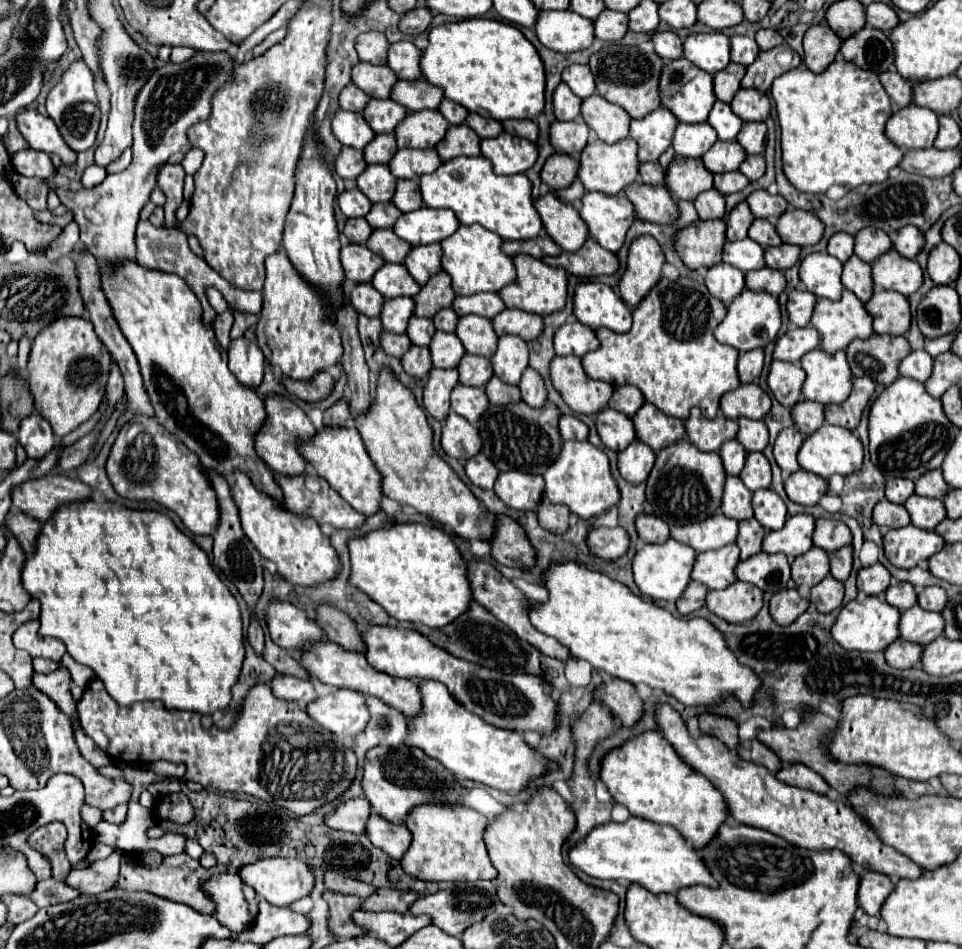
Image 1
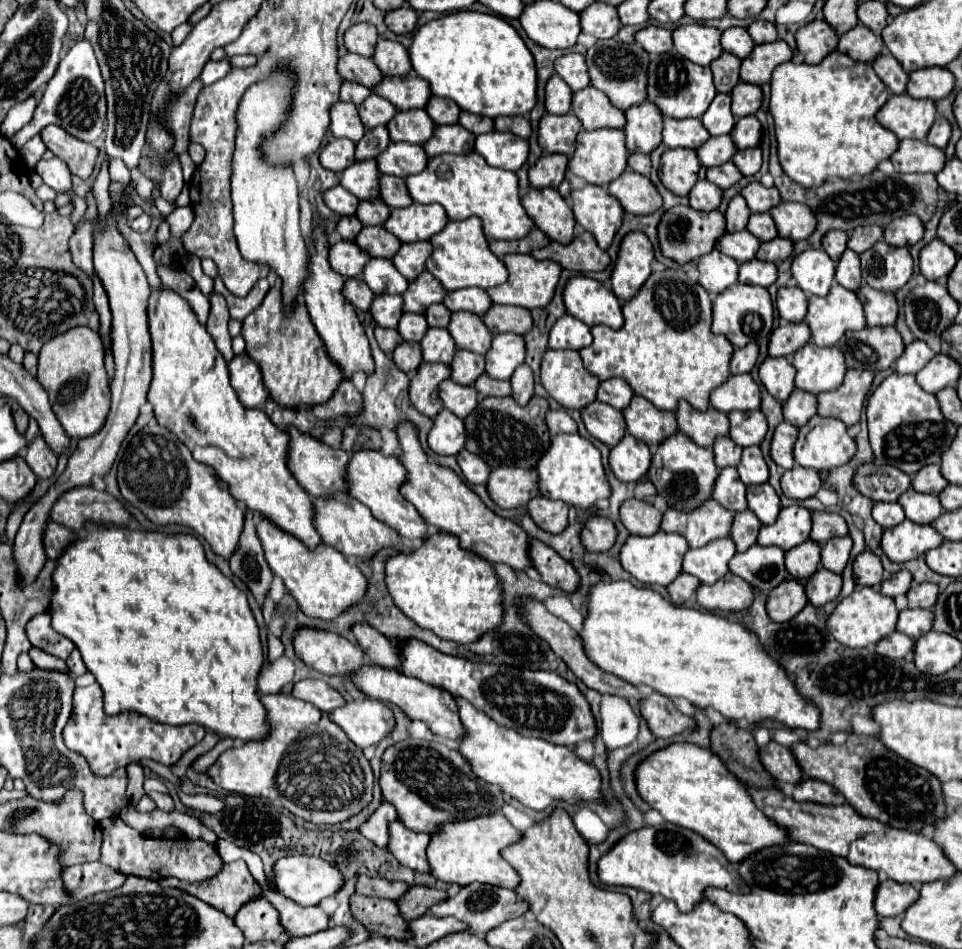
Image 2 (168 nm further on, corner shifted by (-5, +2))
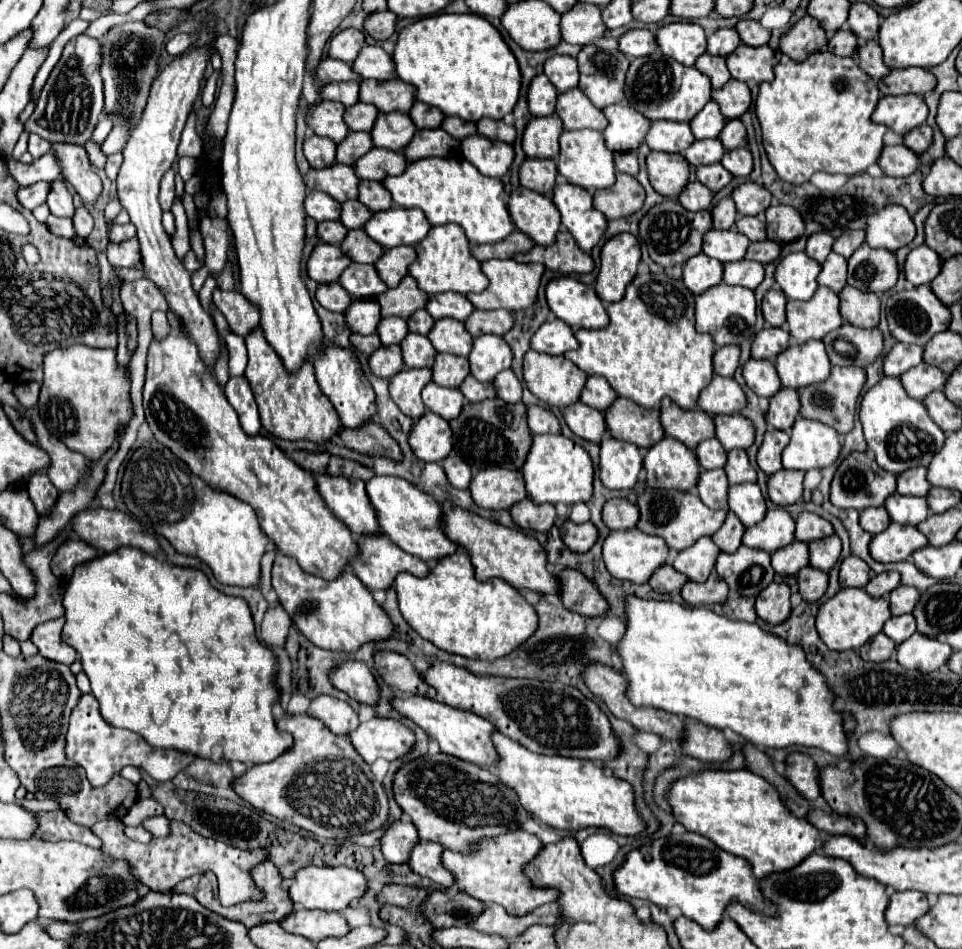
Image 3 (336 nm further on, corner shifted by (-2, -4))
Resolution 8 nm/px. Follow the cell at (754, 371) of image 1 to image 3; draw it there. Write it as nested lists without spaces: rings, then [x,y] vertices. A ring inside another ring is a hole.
[[[739,346],[717,348],[715,350],[715,356],[713,356],[715,374],[731,378],[735,374],[735,370],[739,368],[739,356],[741,356],[741,348]]]

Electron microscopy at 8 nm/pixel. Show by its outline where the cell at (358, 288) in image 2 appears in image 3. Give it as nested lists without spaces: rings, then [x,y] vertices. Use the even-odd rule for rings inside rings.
[[[339,282],[321,284],[317,288],[317,300],[321,302],[323,308],[327,308],[331,312],[345,312],[345,308],[349,308],[349,302],[353,302],[349,292],[343,292]]]

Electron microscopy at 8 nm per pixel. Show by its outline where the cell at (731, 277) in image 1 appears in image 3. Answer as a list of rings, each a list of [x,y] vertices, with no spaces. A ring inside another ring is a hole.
[[[701,252],[701,254],[697,254],[697,256],[693,256],[685,262],[683,280],[685,280],[685,286],[693,294],[707,292],[709,288],[721,284],[721,280],[723,280],[723,262],[713,260],[713,258],[709,258]]]

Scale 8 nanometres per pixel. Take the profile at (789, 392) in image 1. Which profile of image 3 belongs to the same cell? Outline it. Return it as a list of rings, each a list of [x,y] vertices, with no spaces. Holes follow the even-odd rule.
[[[749,360],[743,366],[743,376],[747,386],[763,398],[775,396],[781,390],[781,382],[777,380],[777,372],[773,372],[773,362],[769,360]]]

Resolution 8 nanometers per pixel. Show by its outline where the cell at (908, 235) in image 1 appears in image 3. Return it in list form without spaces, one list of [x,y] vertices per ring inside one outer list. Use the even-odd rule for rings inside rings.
[[[889,206],[867,218],[867,238],[865,242],[871,248],[899,250],[915,238],[915,224],[911,216],[901,206]]]

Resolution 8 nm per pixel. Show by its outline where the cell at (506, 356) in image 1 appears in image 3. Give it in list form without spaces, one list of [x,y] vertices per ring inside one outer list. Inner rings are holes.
[[[483,334],[473,342],[473,350],[469,354],[471,374],[481,382],[493,382],[497,372],[511,368],[513,350],[501,336]]]

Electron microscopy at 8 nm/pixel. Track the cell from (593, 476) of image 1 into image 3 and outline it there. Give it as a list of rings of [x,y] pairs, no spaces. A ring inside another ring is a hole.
[[[537,434],[533,436],[531,452],[523,466],[525,488],[529,500],[535,504],[577,504],[589,502],[593,498],[593,460],[591,456],[573,440],[565,438],[563,434]]]

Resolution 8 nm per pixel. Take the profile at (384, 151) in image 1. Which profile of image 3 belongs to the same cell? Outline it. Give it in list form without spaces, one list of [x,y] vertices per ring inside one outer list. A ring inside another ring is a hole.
[[[349,132],[349,136],[337,146],[337,162],[355,164],[373,148],[369,132]]]

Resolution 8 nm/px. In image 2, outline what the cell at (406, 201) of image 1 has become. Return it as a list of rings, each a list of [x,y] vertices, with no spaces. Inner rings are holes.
[[[386,174],[380,176],[380,198],[392,208],[404,208],[412,204],[412,198],[408,198],[408,192],[404,190],[404,180]]]

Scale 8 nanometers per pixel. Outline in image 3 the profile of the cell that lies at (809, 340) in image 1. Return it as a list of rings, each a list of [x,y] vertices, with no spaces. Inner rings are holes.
[[[765,328],[755,336],[751,356],[759,360],[777,358],[789,346],[789,332],[785,328]]]

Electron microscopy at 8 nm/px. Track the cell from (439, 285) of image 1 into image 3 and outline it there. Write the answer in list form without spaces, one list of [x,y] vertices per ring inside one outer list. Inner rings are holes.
[[[405,276],[397,288],[387,290],[381,296],[377,296],[383,318],[399,316],[405,320],[413,312],[425,308],[427,300],[429,300],[429,296],[417,288],[417,280],[413,280],[413,276]]]

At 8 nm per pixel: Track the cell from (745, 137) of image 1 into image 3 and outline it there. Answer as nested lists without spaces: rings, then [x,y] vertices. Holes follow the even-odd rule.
[[[729,120],[725,124],[725,128],[719,134],[721,144],[725,146],[725,150],[733,150],[733,148],[745,148],[747,146],[747,130],[743,126],[741,120]]]

